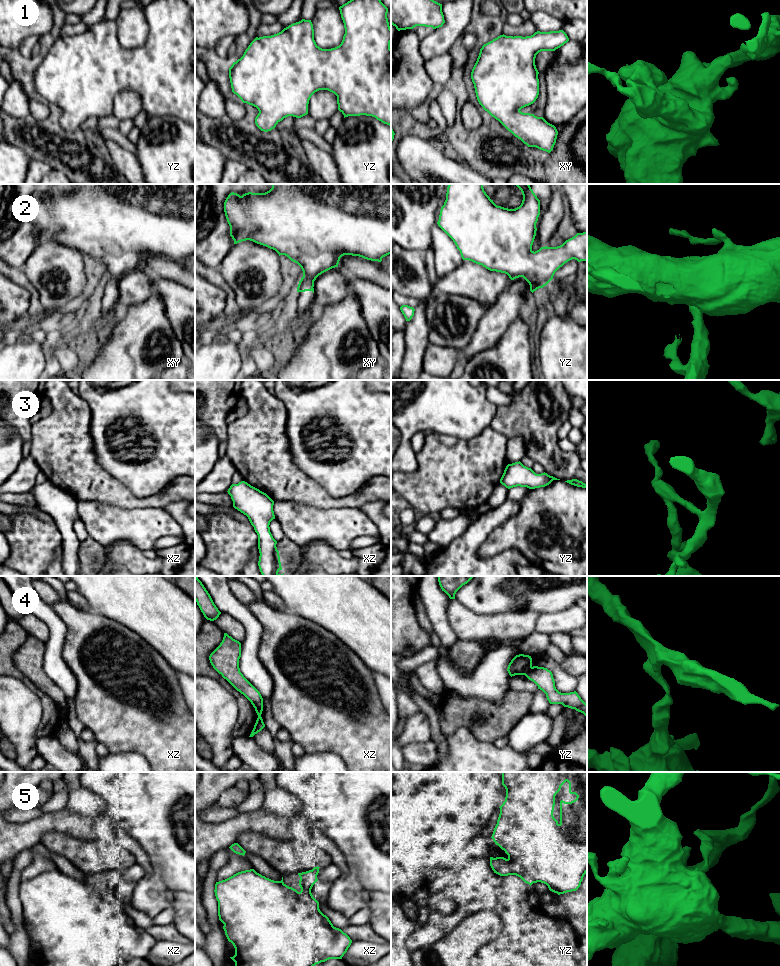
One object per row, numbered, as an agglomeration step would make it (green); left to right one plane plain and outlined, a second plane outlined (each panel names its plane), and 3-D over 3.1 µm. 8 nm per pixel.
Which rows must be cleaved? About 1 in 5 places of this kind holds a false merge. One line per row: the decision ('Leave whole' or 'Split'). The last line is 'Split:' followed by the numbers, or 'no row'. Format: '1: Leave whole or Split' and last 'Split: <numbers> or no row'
1: Leave whole
2: Leave whole
3: Leave whole
4: Split
5: Leave whole
Split: 4

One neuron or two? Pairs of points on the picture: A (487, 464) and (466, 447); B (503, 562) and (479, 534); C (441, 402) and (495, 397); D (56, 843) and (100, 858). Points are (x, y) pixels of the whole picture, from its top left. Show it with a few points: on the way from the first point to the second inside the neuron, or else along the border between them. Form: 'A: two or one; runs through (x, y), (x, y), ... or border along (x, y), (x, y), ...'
A: one; runs through (482, 463), (471, 452)
B: one; runs through (490, 563), (478, 563), (471, 556), (471, 547)
C: two; border along (486, 390), (486, 396), (497, 407)
D: one; runs through (67, 846), (89, 857)

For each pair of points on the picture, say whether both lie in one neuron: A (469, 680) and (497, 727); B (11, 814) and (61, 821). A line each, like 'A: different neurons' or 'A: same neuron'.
A: different neurons
B: different neurons

